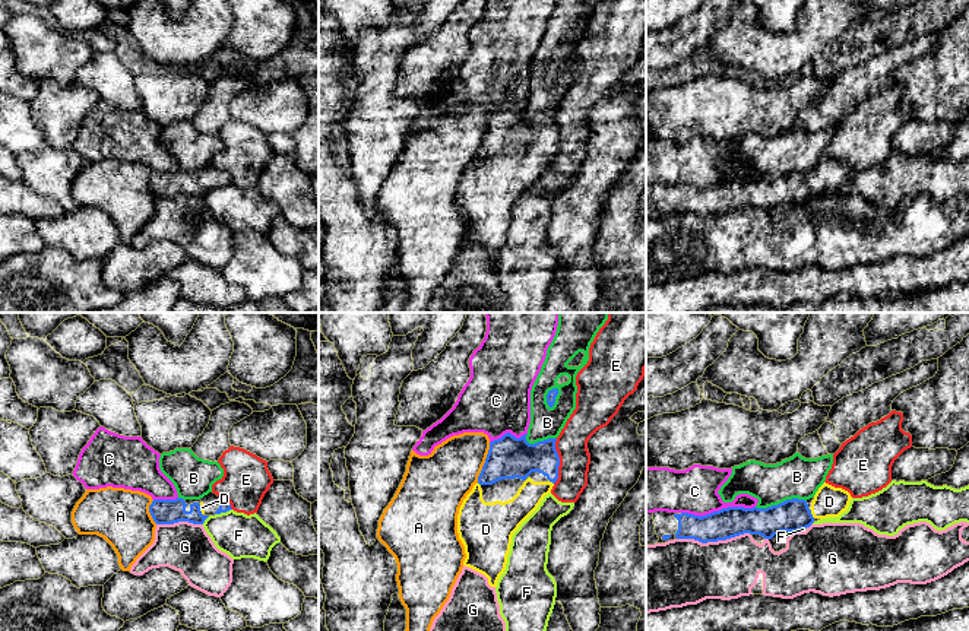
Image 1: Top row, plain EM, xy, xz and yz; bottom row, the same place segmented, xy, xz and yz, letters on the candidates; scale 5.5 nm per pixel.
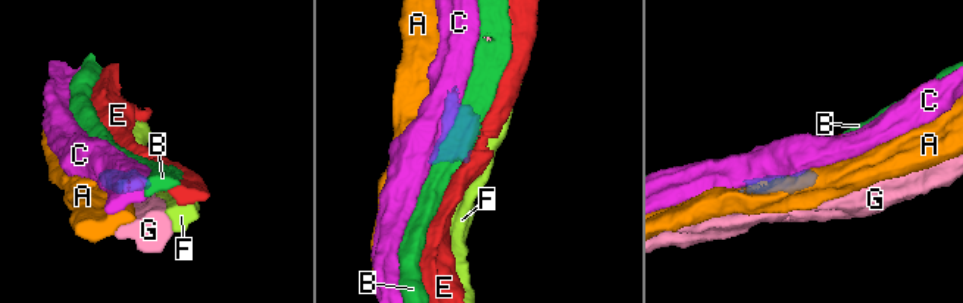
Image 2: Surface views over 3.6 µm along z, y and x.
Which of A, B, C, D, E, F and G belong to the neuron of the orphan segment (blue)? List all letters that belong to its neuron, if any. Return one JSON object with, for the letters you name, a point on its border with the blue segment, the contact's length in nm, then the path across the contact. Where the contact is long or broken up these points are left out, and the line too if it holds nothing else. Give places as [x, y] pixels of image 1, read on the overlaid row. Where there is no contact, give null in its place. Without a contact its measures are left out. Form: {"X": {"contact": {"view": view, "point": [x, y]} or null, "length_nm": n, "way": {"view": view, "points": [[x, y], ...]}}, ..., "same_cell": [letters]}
{"D": {"contact": {"view": "yz", "point": [810, 513]}, "length_nm": 70}, "same_cell": ["D"]}

